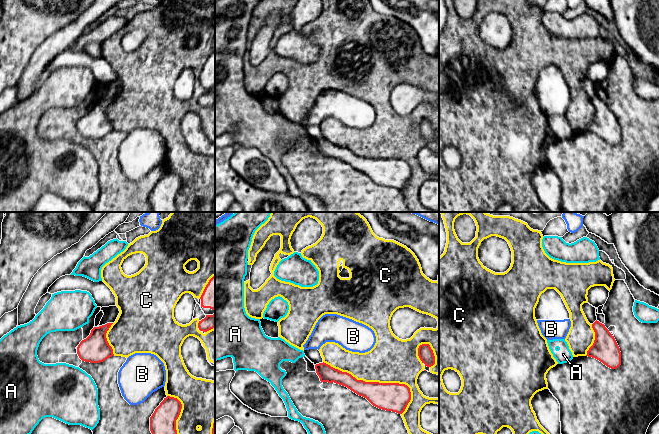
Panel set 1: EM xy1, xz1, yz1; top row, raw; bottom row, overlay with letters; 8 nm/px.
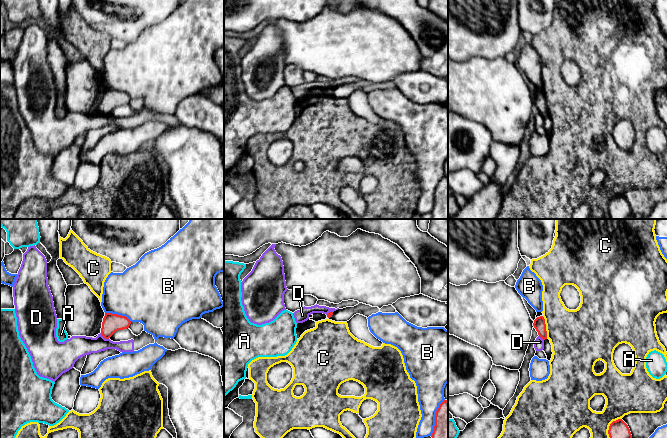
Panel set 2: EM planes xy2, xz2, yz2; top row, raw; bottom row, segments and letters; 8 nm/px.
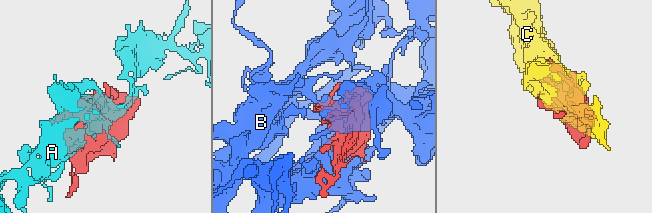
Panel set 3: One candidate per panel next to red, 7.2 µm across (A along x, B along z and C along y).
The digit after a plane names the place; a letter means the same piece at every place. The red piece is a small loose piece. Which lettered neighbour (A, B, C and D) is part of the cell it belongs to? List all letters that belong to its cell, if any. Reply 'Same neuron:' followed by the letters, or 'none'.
Same neuron: A

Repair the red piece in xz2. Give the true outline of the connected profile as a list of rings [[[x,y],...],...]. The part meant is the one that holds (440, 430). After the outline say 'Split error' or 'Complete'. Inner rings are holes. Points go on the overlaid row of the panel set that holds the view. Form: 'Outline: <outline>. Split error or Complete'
Outline: [[[444,400],[435,416],[435,426],[432,438],[448,438],[448,401]]]. Complete

